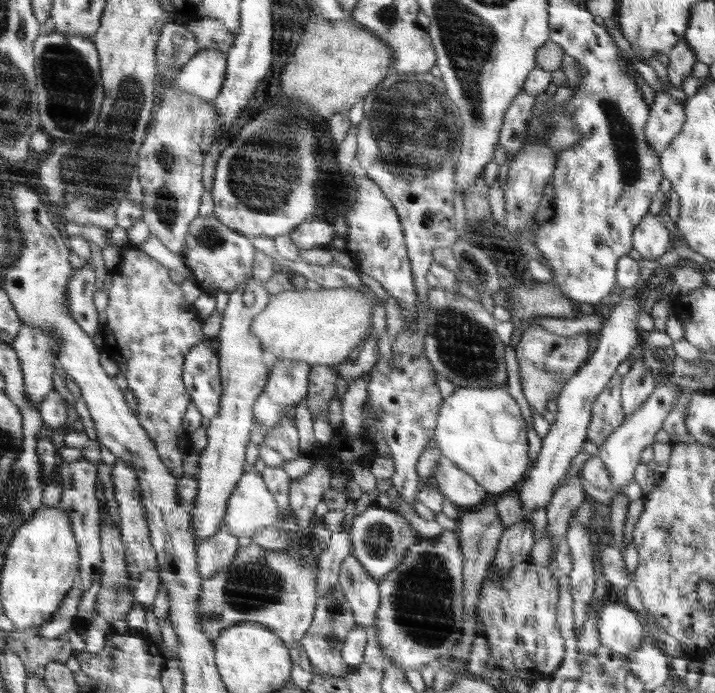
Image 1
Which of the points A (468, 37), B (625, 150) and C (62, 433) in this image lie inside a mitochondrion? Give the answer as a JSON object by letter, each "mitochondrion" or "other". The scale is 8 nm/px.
{"A":"mitochondrion","B":"mitochondrion","C":"other"}

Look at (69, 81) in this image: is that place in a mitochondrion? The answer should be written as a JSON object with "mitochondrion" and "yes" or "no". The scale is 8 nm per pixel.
{"mitochondrion":"yes"}

